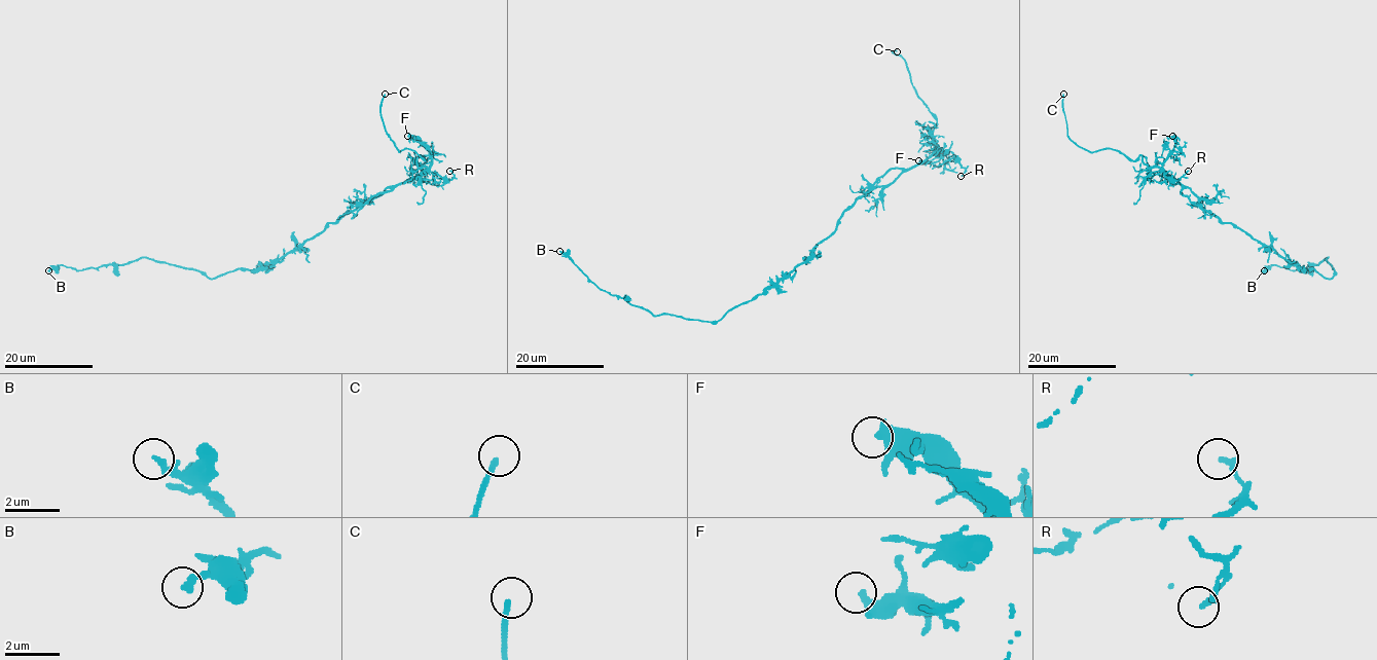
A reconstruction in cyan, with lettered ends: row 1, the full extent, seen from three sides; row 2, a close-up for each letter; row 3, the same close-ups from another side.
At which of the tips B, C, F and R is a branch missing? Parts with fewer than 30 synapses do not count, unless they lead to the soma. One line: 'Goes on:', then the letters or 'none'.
Goes on: C

